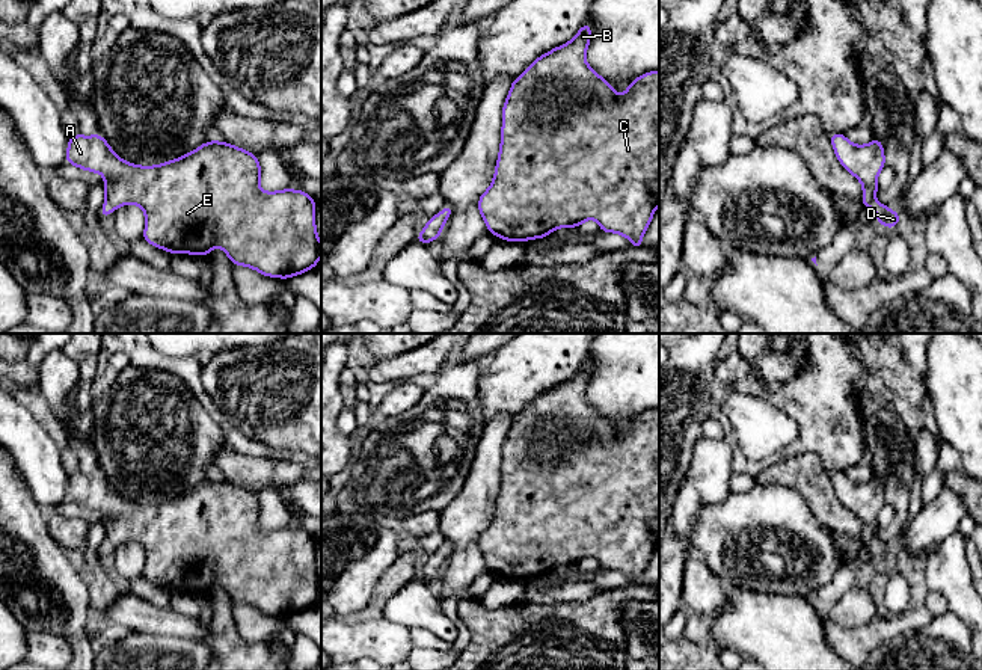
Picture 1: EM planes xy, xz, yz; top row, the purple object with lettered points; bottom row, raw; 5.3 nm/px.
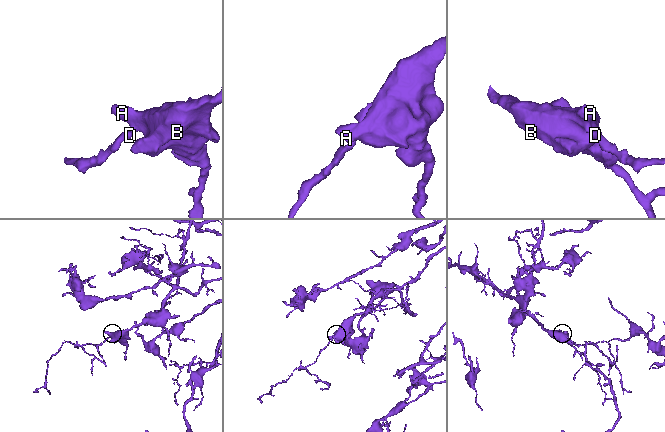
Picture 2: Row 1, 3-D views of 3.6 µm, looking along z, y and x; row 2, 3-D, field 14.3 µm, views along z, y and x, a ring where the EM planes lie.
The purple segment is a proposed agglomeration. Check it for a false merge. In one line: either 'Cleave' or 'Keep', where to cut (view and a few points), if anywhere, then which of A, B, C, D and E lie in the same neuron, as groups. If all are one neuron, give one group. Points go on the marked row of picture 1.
Keep. No split. Groups: A B C D E

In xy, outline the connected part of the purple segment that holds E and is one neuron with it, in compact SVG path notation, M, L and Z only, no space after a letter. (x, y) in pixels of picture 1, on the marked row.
M75 134L68 137L66 163L106 178L103 184L106 201L100 211L103 217L109 219L109 214L122 205L139 205L146 217L142 238L169 254L210 255L213 247L222 247L232 264L282 279L314 269L321 258L321 243L315 228L317 201L303 190L262 192L258 155L235 145L211 140L176 160L157 166L137 166L119 158L101 134Z

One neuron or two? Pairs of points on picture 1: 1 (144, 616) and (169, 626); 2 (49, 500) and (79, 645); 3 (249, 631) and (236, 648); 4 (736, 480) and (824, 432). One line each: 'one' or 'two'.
1: one
2: two
3: two
4: two

